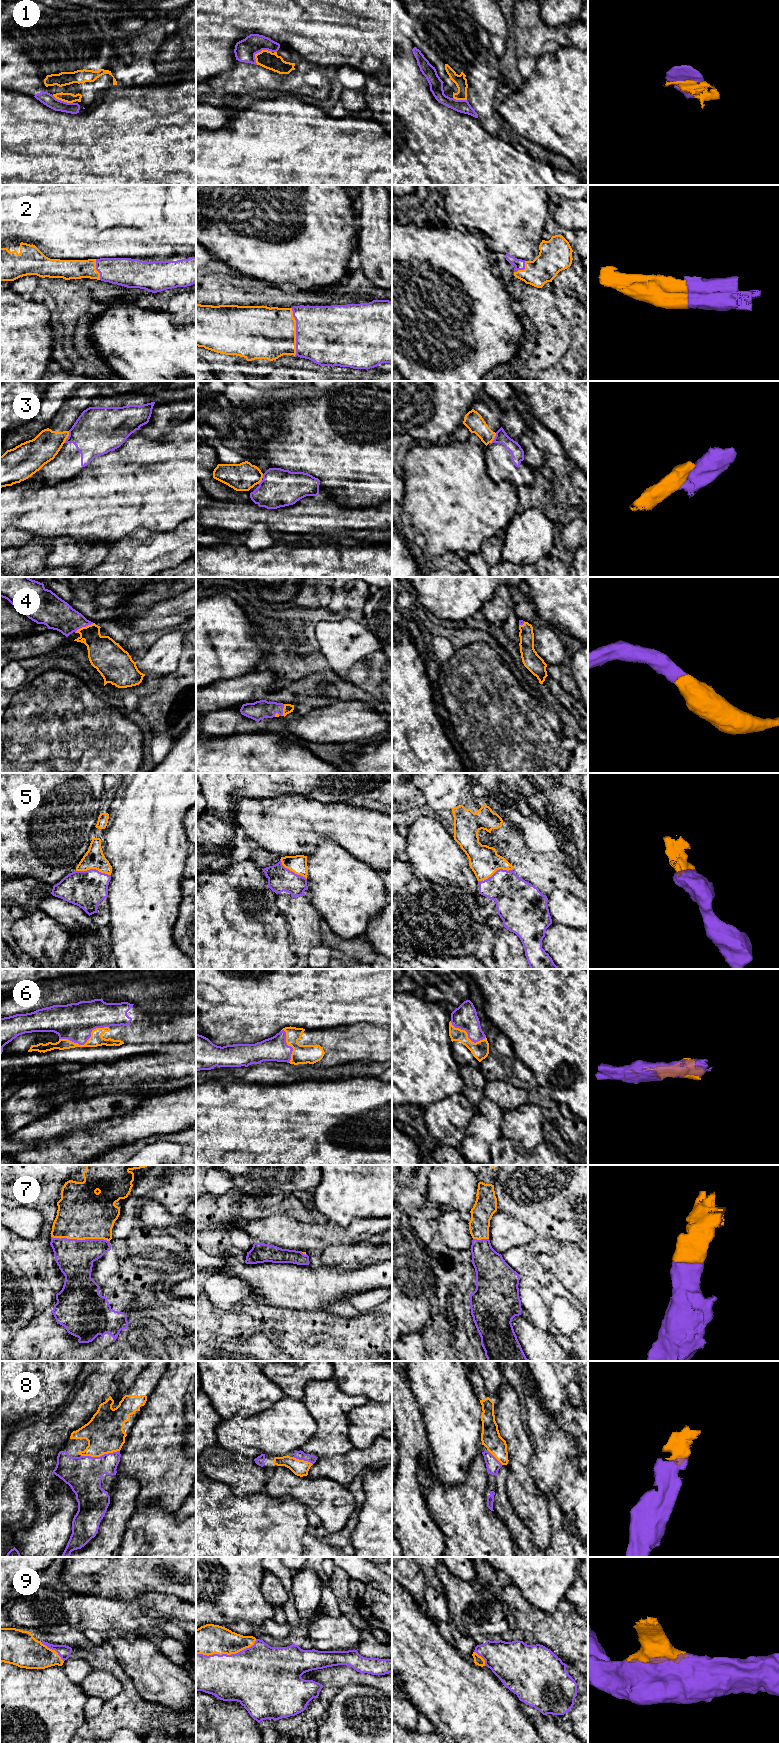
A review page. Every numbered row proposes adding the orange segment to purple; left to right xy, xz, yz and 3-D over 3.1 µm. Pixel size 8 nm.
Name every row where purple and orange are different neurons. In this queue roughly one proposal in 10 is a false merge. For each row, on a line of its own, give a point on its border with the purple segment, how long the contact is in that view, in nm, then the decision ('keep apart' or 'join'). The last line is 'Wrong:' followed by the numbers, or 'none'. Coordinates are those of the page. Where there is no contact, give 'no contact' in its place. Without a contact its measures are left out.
1: meets purple in xz at (258, 52); contact 170 nm long; join
2: meets purple in xz at (296, 331); contact 380 nm long; join
3: meets purple in xy at (68, 437); contact 100 nm long; keep apart
4: meets purple in xy at (84, 626); contact 170 nm long; join
5: meets purple in xy at (93, 869); contact 280 nm long; join
6: meets purple in xy at (85, 1042); contact 420 nm long; join
7: meets purple in xy at (80, 1240); contact 480 nm long; join
8: meets purple in xy at (100, 1456); contact 320 nm long; join
9: meets purple in xz at (226, 1654); contact 500 nm long; join
Wrong: 3

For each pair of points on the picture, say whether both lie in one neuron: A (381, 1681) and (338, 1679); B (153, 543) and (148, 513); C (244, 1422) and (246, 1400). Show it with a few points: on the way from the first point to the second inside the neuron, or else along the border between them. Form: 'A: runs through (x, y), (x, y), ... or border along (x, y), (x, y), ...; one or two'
A: runs through (370, 1680), (349, 1679); one
B: border along (174, 528), (168, 531), (136, 528), (128, 535); two
C: border along (268, 1409), (255, 1414), (238, 1414), (224, 1420); two

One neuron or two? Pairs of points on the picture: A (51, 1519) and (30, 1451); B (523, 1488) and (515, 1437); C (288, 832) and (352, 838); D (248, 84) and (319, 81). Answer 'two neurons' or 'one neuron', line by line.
A: two neurons
B: one neuron
C: one neuron
D: one neuron

